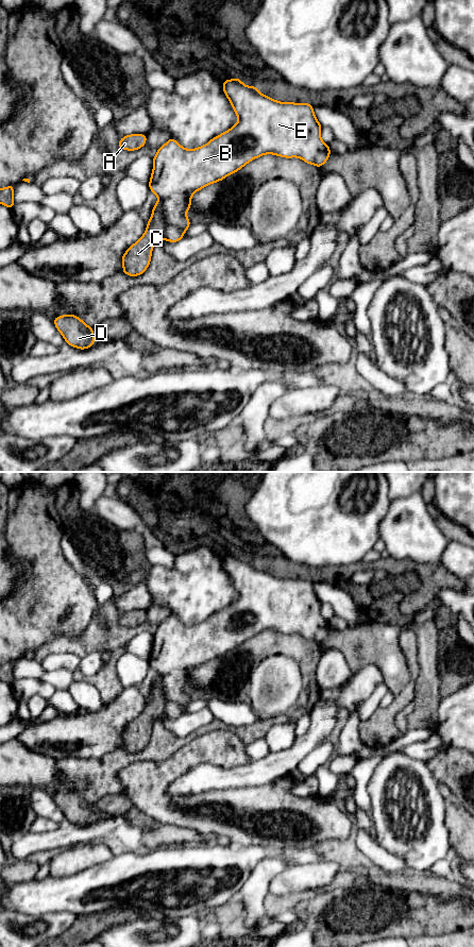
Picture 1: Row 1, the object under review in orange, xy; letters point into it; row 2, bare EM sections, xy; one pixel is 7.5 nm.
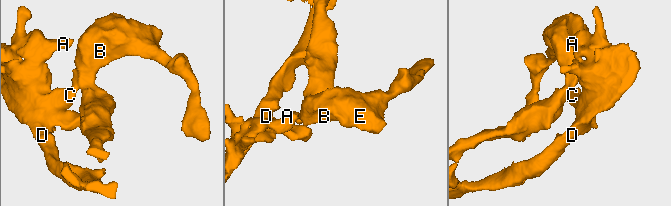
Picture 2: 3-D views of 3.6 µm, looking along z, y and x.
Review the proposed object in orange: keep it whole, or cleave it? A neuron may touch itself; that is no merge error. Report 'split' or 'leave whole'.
split

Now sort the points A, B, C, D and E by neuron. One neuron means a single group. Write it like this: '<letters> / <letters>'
A C D / B E

